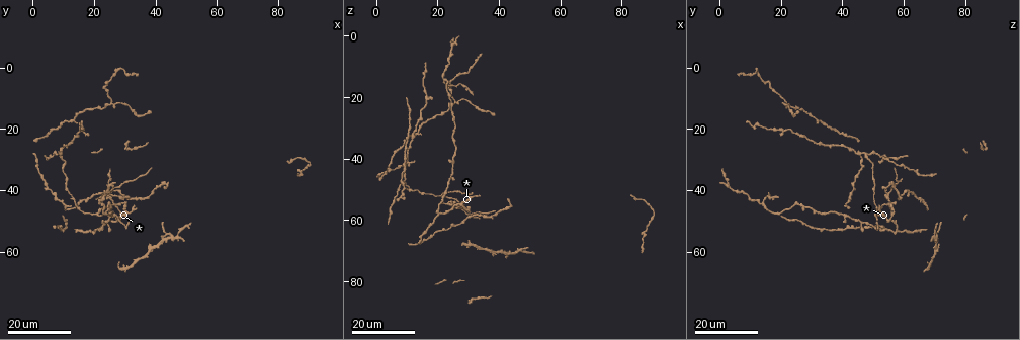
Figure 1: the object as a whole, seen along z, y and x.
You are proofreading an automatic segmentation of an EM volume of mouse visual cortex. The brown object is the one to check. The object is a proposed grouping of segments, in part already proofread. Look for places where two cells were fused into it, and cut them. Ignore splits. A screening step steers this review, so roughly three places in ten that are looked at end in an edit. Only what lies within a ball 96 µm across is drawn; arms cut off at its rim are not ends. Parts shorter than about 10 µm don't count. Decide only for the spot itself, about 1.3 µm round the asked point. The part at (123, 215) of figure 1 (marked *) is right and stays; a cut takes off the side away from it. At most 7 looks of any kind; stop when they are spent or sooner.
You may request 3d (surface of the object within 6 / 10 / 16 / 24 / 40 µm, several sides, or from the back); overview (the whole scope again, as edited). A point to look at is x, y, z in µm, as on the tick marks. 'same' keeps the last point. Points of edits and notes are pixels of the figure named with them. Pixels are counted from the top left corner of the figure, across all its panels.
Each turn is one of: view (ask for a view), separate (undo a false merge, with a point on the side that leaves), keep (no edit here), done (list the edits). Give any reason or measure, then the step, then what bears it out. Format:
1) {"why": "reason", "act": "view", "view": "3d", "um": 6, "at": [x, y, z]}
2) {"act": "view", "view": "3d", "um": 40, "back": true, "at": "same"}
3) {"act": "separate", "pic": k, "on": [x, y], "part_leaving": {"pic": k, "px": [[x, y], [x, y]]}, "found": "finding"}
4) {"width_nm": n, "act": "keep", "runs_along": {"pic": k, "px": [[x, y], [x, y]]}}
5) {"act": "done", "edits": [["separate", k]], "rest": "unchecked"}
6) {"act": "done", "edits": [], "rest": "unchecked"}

{"why": "three-way junction", "act": "view", "view": "3d", "um": 24, "at": [25.0, 42.0, 54.5]}

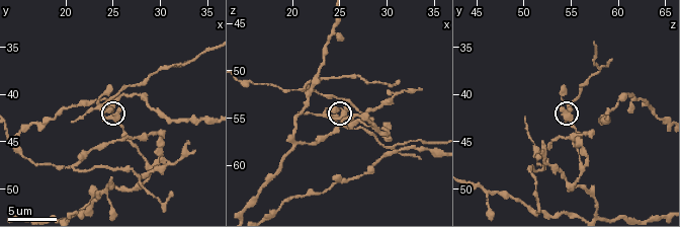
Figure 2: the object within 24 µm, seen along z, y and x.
{"why": "zoom in", "act": "view", "view": "3d", "um": 10, "at": [24.6, 41.4, 55.0]}

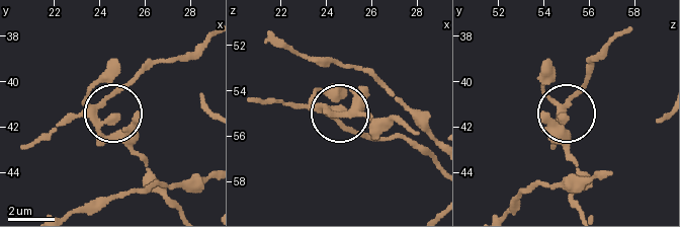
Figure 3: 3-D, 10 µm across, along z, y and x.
{"width_nm": 220, "act": "separate", "pic": 3, "on": [93, 87], "part_leaving": {"pic": 3, "px": [[91, 116], [159, 62], [188, 58], [205, 42]]}, "found": "a second cell is stuck on"}

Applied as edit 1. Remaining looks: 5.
{"act": "view", "view": "overview"}

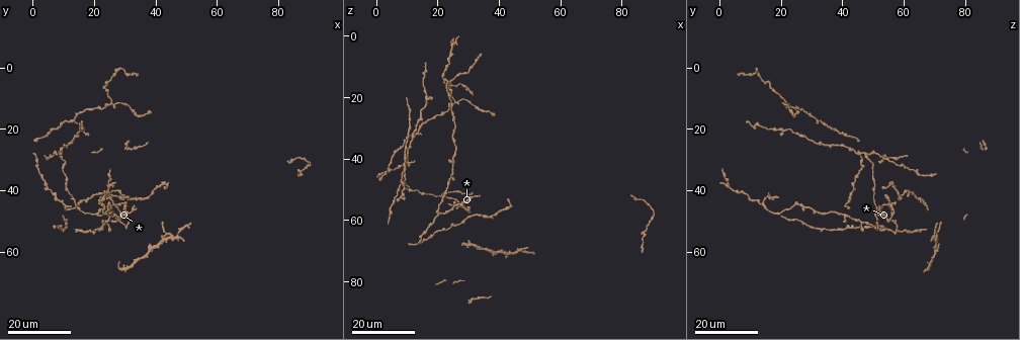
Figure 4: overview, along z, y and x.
{"why": "looks like a crossing", "act": "view", "view": "3d", "um": 24, "at": [19.5, 53.5, 58.0]}

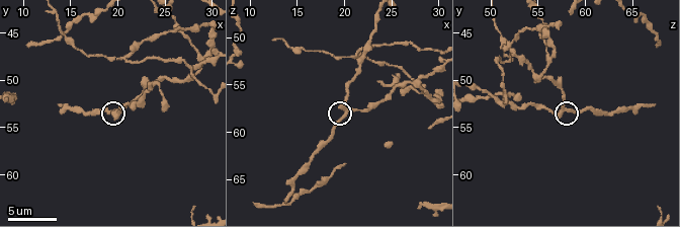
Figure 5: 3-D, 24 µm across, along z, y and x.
{"act": "view", "view": "3d", "um": 10, "at": [20.0, 53.2, 57.6]}

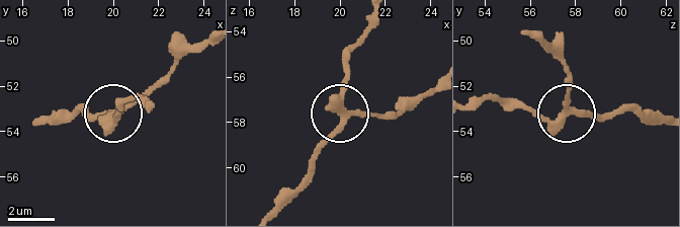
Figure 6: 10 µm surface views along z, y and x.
{"act": "keep", "runs_along": {"pic": 6, "px": [[528, 35], [566, 71], [569, 111], [625, 111]]}, "found": "all the same cell"}

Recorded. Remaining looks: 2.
{"act": "view", "view": "3d", "um": 16, "at": [7.5, 19.5, 36.5]}

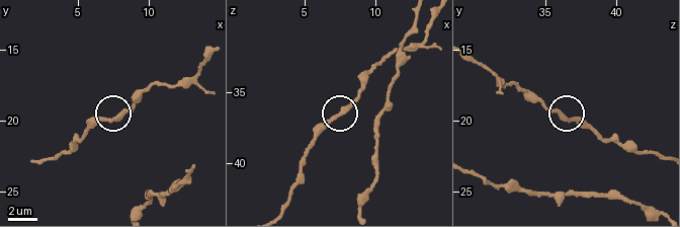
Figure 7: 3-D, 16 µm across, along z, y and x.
{"act": "view", "view": "3d", "um": 6, "at": [7.6, 20.0, 36.4]}

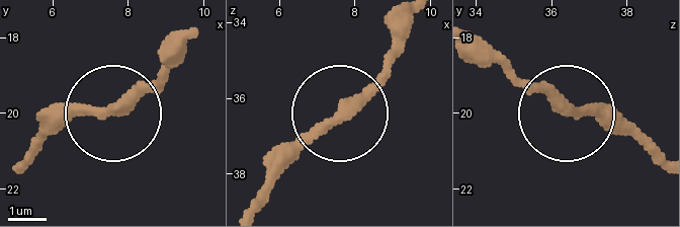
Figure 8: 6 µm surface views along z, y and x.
{"act": "keep", "found": "all the same cell"}

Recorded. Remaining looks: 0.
{"act": "done", "edits": [["separate", 3]], "rest": "unchecked"}

